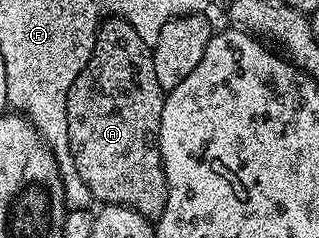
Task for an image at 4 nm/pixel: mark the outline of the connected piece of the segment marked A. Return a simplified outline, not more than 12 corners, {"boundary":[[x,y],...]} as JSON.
{"boundary":[[102,20],[67,94],[94,201],[151,222],[169,191],[152,47]]}

